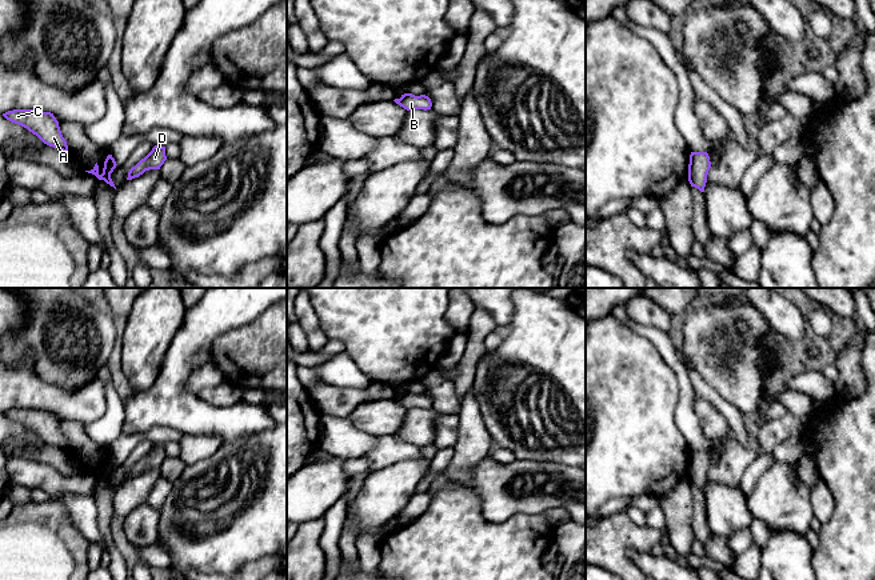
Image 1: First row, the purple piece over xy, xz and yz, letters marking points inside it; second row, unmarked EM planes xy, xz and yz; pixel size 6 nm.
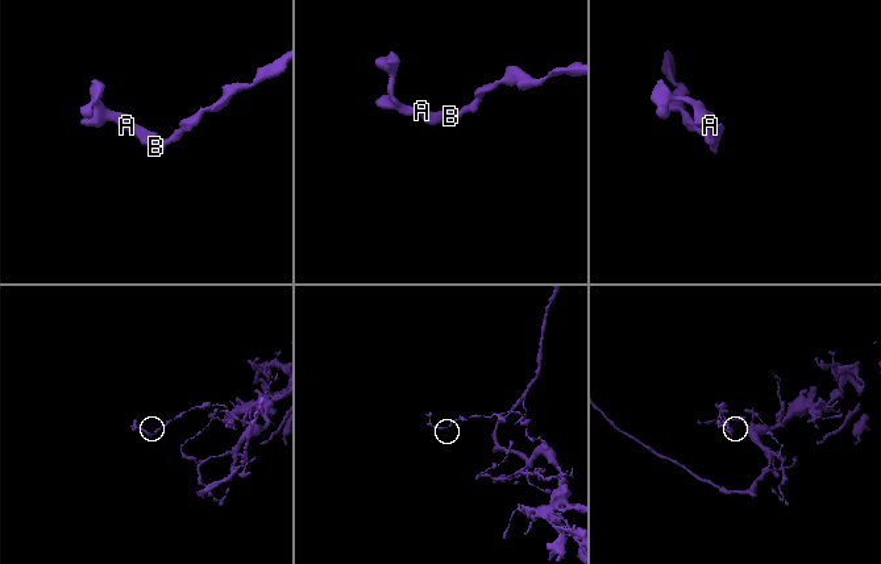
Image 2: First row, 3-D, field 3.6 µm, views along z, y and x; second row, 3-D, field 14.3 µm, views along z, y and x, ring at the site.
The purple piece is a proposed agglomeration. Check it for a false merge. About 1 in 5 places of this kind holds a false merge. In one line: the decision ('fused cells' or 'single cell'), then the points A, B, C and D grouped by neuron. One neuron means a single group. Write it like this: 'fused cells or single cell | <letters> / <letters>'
single cell | A B C D

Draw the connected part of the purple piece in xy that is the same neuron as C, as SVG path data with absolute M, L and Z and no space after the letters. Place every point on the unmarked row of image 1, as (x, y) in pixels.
M13 408L3 415L36 433L44 443L68 452L68 444L61 433L59 420L51 411L35 408Z

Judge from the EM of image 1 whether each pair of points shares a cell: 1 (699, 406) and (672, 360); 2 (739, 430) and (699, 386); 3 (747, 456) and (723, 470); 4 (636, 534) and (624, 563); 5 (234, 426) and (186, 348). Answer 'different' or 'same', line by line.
1: different
2: same
3: same
4: same
5: same

